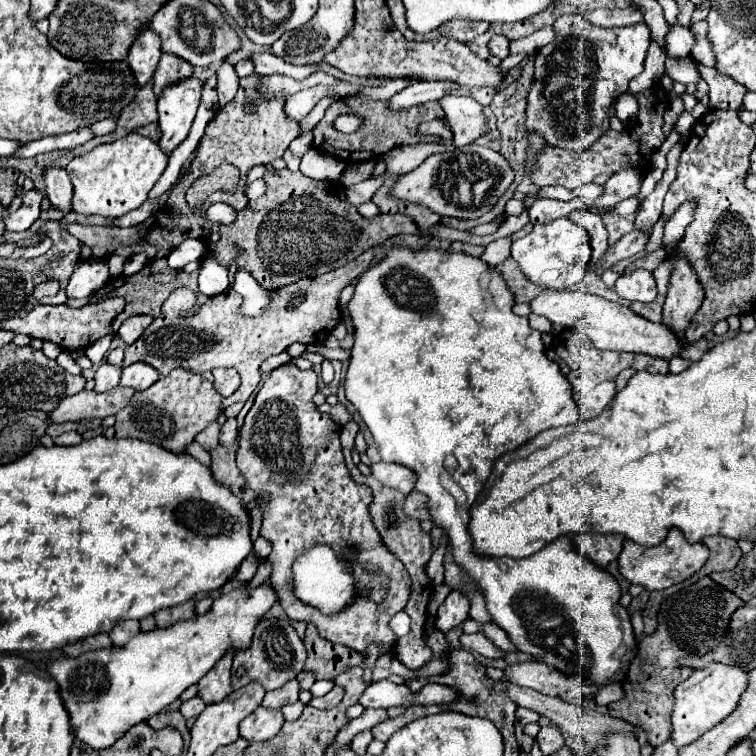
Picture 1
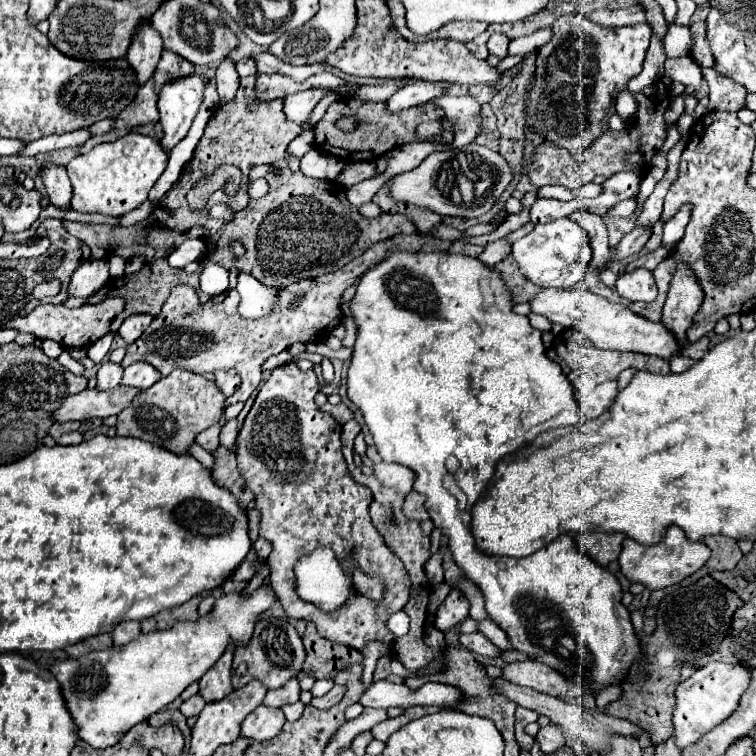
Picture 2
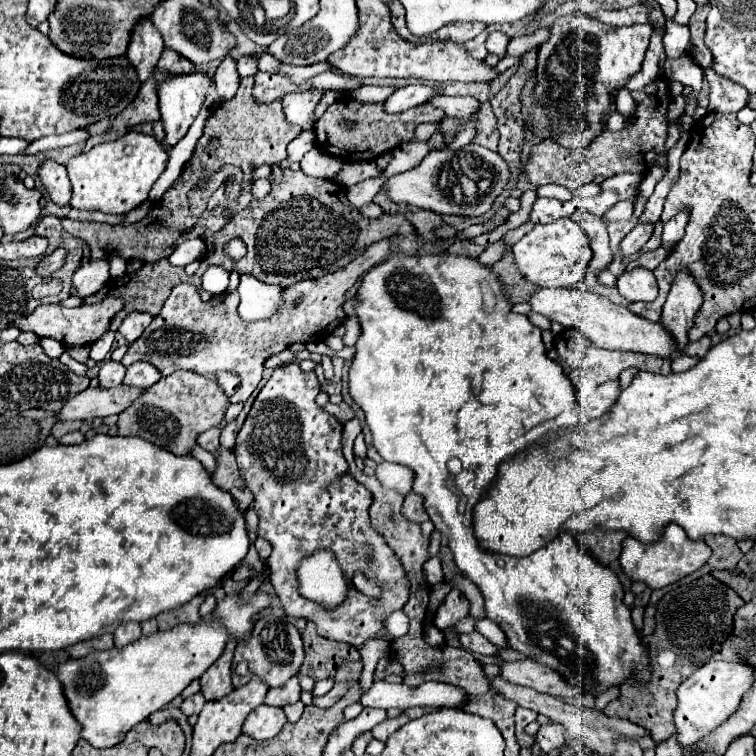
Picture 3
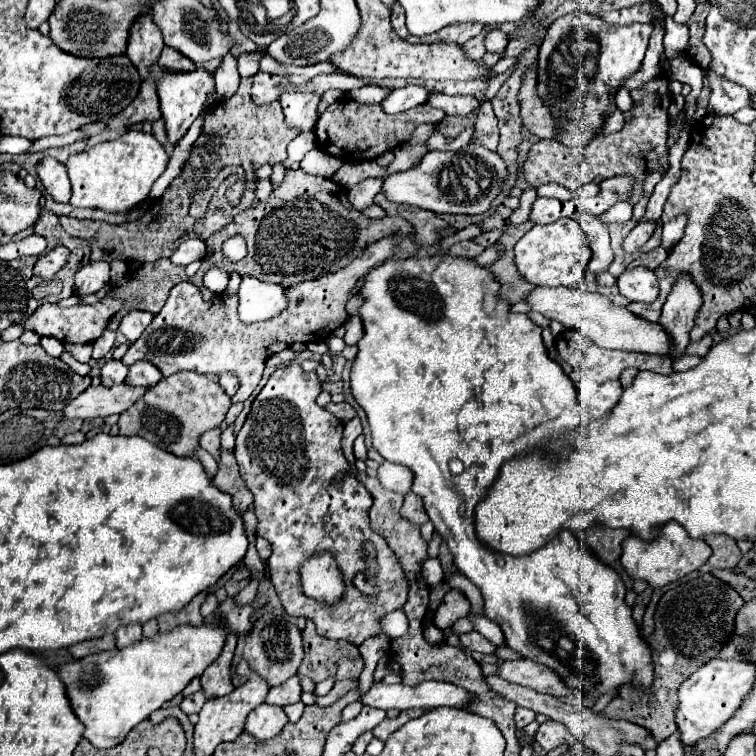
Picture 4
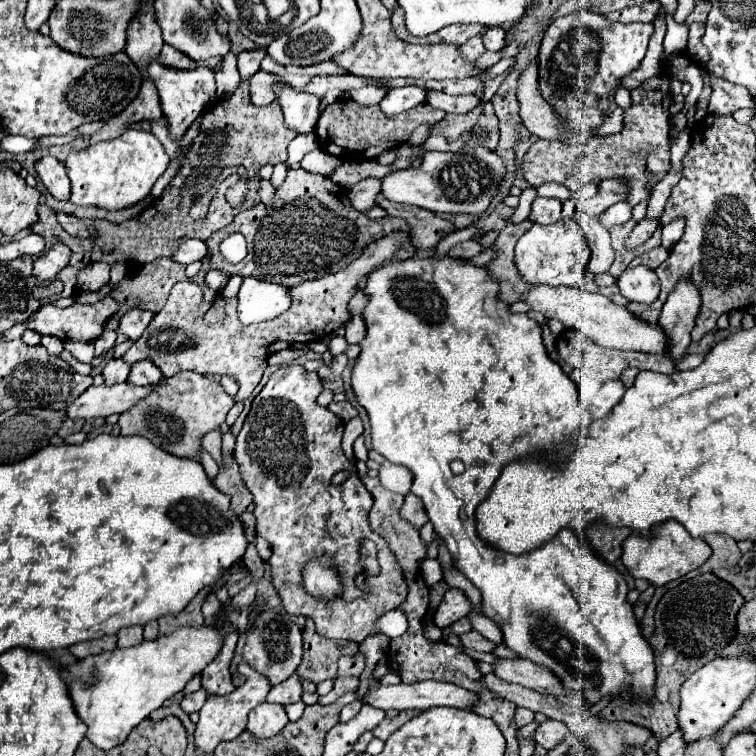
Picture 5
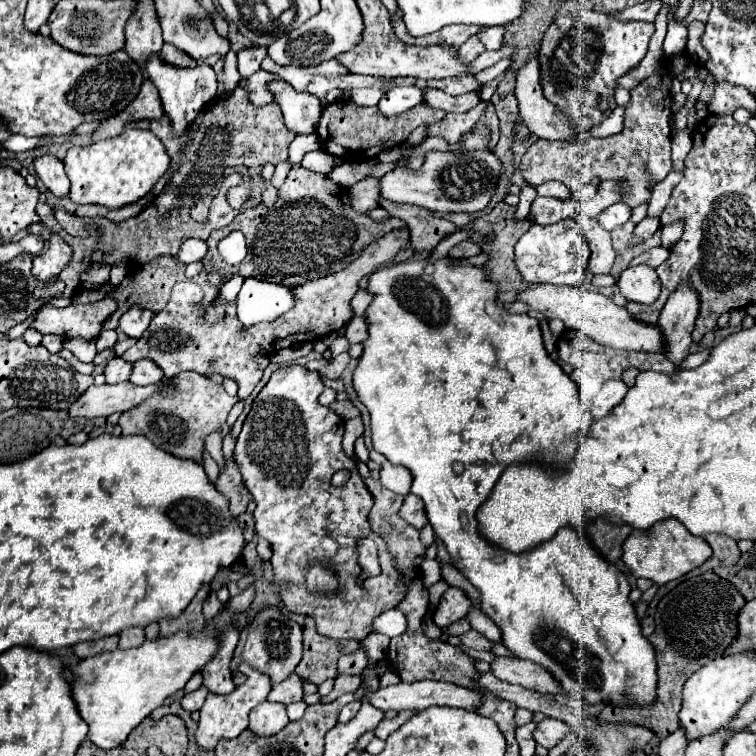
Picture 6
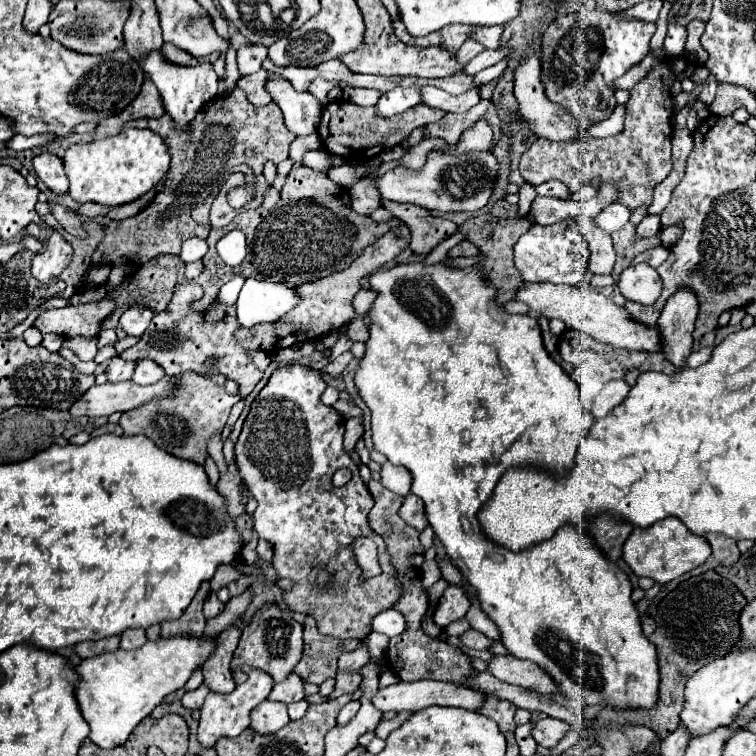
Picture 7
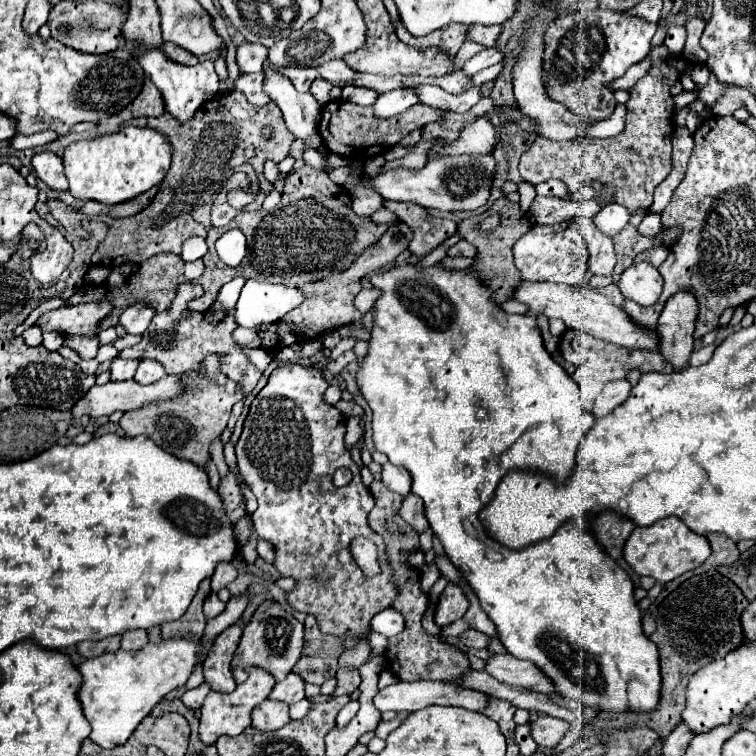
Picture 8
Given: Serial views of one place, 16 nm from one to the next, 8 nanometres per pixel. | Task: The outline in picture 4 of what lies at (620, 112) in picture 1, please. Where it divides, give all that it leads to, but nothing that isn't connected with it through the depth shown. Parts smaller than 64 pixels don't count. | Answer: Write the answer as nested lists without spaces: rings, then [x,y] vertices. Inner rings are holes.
[[[620,88],[620,92],[616,94],[616,106],[618,106],[618,110],[622,112],[622,114],[626,114],[626,112],[630,112],[634,106],[632,106],[634,102],[632,102],[632,96],[630,96],[630,92],[626,90],[626,88]]]

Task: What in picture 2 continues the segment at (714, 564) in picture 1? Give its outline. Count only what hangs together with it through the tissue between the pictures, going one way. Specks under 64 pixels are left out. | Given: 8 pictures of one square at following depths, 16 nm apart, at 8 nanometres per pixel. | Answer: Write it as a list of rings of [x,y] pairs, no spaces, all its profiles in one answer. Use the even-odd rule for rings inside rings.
[[[708,536],[702,540],[710,550],[710,558],[706,566],[698,574],[710,574],[714,570],[734,570],[738,560],[742,558],[742,552],[736,544],[736,540],[726,538],[726,536]]]

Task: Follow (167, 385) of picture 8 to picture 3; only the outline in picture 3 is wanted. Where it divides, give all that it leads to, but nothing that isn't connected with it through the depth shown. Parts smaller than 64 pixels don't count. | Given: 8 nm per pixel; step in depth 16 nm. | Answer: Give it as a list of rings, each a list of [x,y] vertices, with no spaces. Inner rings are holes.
[[[116,386],[110,390],[102,388],[88,388],[76,394],[72,400],[64,402],[64,408],[56,414],[60,422],[64,420],[86,420],[86,418],[106,418],[110,414],[120,414],[128,408],[144,390],[132,386]]]

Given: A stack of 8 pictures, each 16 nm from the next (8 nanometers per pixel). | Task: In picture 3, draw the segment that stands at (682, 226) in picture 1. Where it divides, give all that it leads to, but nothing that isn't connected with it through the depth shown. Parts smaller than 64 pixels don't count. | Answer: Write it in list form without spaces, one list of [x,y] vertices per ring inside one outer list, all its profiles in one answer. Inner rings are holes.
[[[678,212],[672,220],[664,224],[664,234],[662,234],[662,246],[670,252],[676,242],[684,236],[684,228],[688,224],[688,212]]]

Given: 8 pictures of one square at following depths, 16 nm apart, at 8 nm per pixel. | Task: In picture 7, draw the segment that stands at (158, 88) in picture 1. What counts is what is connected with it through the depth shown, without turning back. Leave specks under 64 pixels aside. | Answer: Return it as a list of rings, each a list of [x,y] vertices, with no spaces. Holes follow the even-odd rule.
[[[164,44],[160,52],[162,52],[164,60],[168,60],[172,64],[180,64],[180,66],[196,66],[198,64],[196,58],[188,56],[188,52],[184,52],[184,50],[180,50],[180,48],[172,46],[172,44]]]

